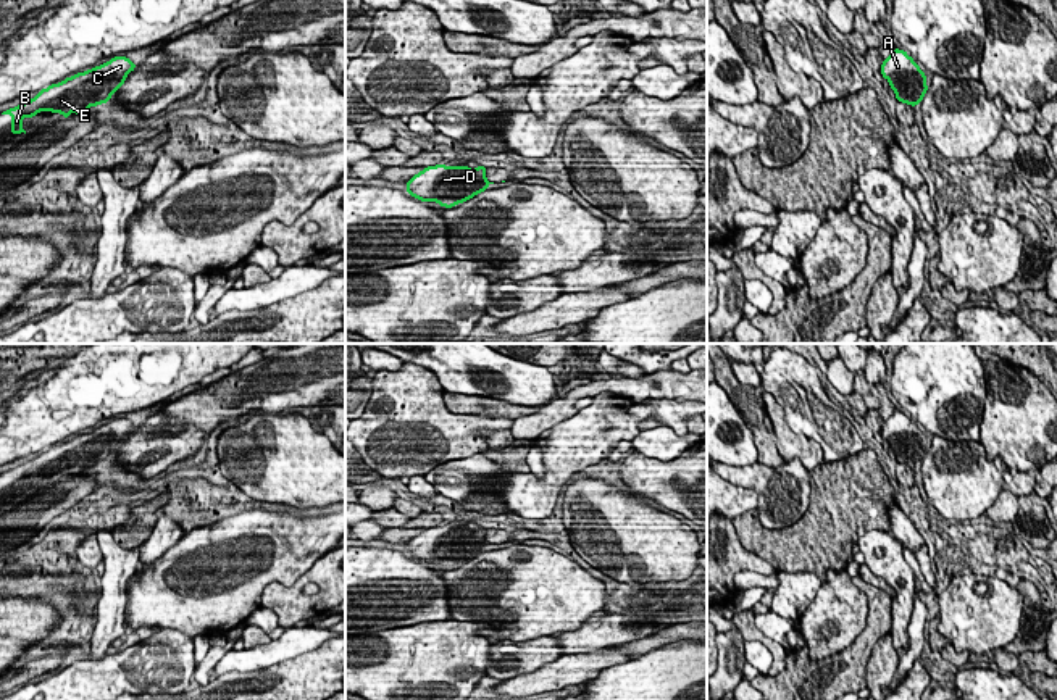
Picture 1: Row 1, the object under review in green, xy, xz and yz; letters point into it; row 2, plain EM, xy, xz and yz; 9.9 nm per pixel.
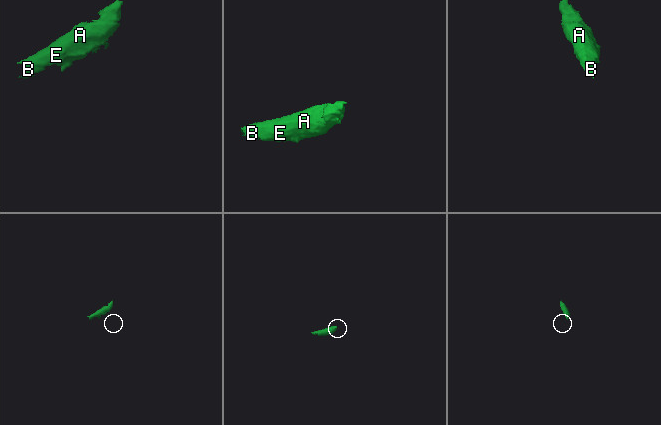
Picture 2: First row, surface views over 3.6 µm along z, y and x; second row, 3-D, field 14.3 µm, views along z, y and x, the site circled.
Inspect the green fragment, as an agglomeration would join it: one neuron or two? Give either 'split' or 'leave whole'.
leave whole

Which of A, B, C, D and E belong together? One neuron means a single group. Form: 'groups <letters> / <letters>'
groups A B C D E

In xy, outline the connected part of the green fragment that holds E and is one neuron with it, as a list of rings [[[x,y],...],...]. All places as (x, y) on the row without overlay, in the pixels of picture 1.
[[[113,418],[110,423],[77,434],[58,445],[42,450],[34,460],[3,473],[11,477],[11,495],[21,495],[24,479],[34,479],[40,473],[86,476],[90,468],[108,465],[111,456],[124,445],[127,435],[137,427],[126,418]]]

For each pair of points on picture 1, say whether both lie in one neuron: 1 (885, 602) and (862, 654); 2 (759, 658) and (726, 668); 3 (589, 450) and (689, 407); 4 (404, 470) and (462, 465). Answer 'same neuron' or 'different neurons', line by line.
1: same neuron
2: different neurons
3: same neuron
4: different neurons

